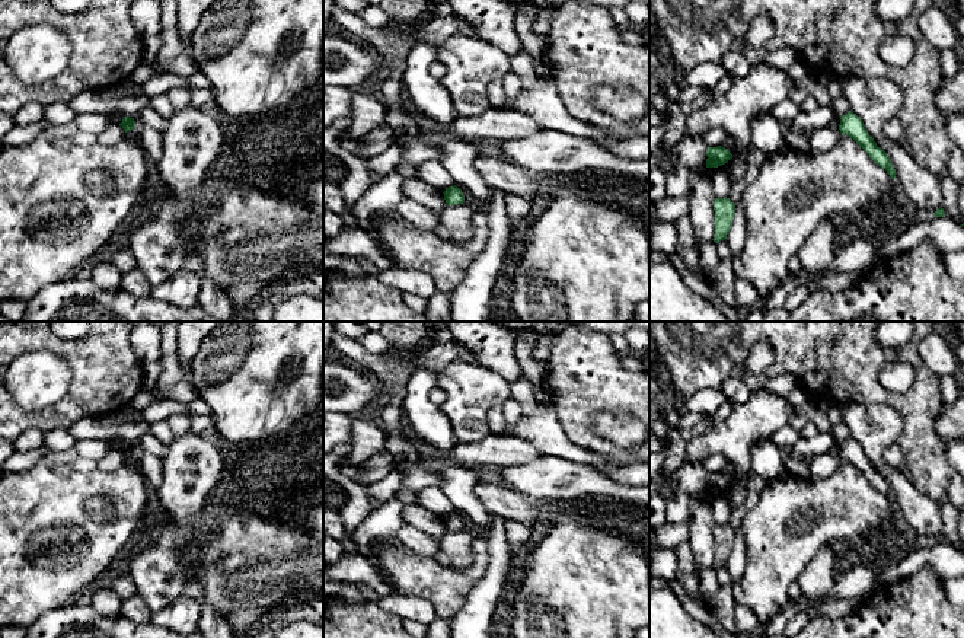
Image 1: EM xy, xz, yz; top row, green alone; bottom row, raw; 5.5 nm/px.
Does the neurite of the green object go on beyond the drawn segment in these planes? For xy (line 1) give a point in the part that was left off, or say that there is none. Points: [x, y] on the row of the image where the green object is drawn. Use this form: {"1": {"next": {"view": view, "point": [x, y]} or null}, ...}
{"1": {"next": null}}

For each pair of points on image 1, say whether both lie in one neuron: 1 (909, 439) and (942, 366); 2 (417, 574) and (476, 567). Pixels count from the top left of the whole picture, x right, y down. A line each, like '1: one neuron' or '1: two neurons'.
1: two neurons
2: one neuron

